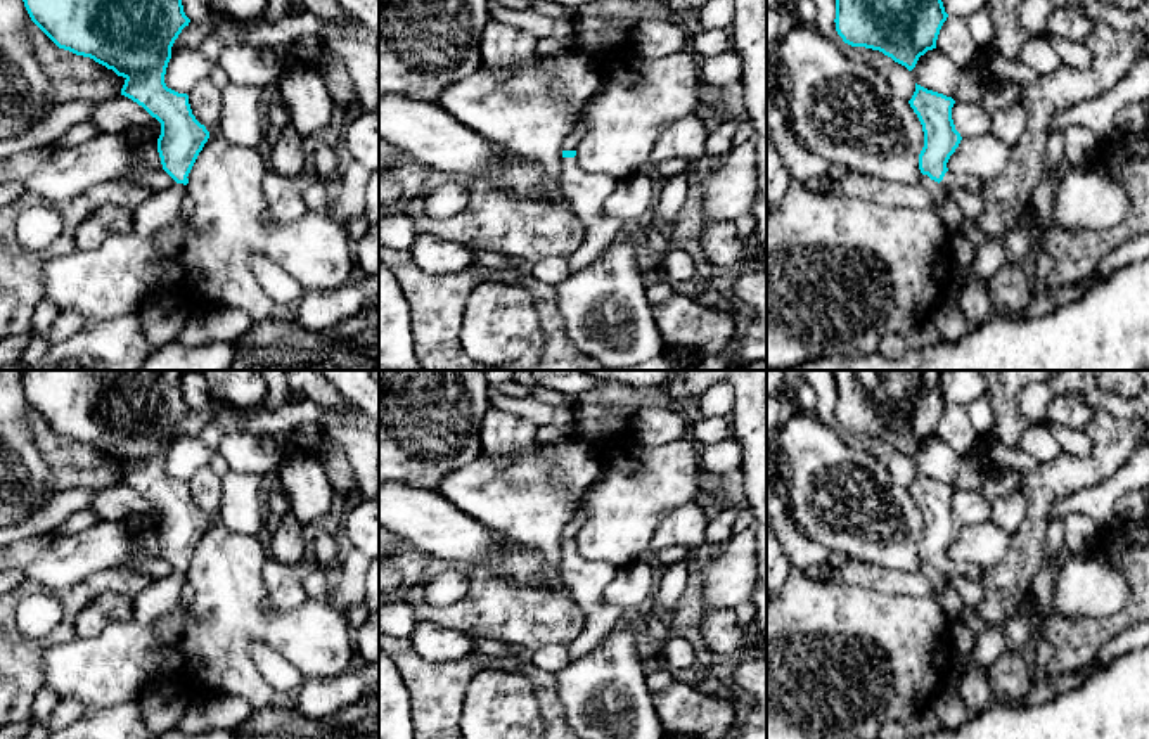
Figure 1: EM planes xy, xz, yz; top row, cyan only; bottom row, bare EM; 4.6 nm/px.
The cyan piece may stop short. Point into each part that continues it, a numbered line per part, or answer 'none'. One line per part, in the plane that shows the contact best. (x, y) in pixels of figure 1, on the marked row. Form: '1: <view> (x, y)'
1: xz (587, 192)

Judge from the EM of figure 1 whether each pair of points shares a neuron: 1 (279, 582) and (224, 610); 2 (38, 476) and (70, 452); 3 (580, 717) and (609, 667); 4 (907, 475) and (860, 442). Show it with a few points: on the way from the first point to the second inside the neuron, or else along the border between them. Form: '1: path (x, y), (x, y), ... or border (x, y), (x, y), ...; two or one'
1: border (267, 558), (262, 568), (263, 604), (300, 606); two
2: border (32, 431), (35, 445), (52, 471), (56, 492); two
3: path (592, 705), (604, 693), (609, 679); one
4: path (895, 462), (872, 447); one

